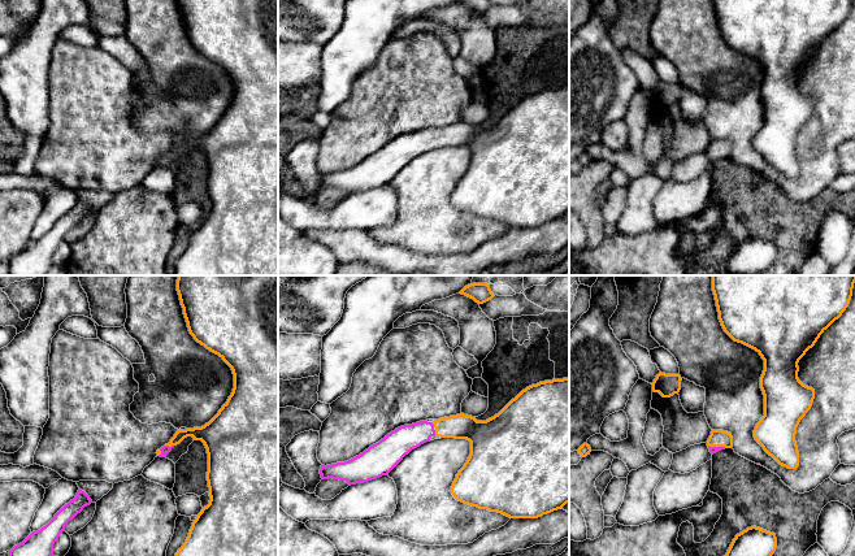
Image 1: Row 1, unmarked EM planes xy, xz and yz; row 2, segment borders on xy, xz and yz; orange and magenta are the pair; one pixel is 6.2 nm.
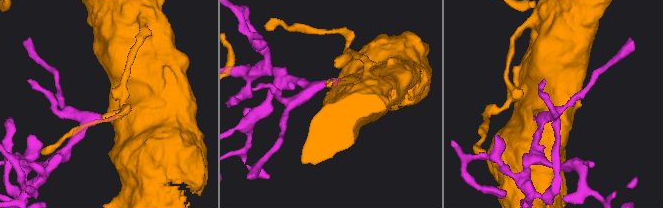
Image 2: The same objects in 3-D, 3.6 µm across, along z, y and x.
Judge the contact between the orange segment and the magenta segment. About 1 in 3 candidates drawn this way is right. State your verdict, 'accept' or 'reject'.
accept

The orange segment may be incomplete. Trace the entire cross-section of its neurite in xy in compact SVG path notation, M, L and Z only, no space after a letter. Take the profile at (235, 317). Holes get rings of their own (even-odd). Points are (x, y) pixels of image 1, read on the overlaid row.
M178 275L177 291L190 334L231 368L234 388L227 401L208 423L178 430L170 442L156 452L157 456L166 457L174 446L192 436L194 440L204 443L208 453L207 481L211 500L192 522L188 537L175 556L278 556L278 275Z

